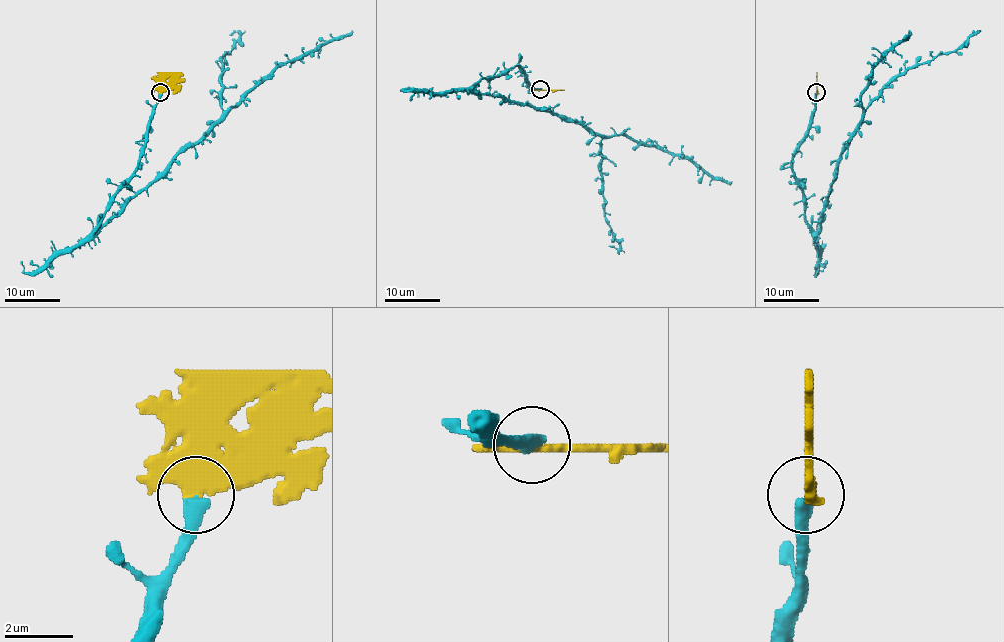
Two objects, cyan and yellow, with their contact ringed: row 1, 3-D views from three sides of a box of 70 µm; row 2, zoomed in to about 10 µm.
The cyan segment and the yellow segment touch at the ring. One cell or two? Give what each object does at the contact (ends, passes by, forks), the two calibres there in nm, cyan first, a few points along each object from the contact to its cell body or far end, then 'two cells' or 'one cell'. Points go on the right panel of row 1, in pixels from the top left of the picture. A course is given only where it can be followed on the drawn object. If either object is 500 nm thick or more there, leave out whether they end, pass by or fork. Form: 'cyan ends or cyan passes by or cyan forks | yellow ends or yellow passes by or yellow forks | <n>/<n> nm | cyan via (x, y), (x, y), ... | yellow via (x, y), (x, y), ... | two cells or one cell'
440/550 nm | cyan via (816, 93), (793, 158), (804, 217), (815, 232), (836, 162), (861, 119), (871, 70), (910, 30) | yellow via (816, 93), (816, 73) | two cells

